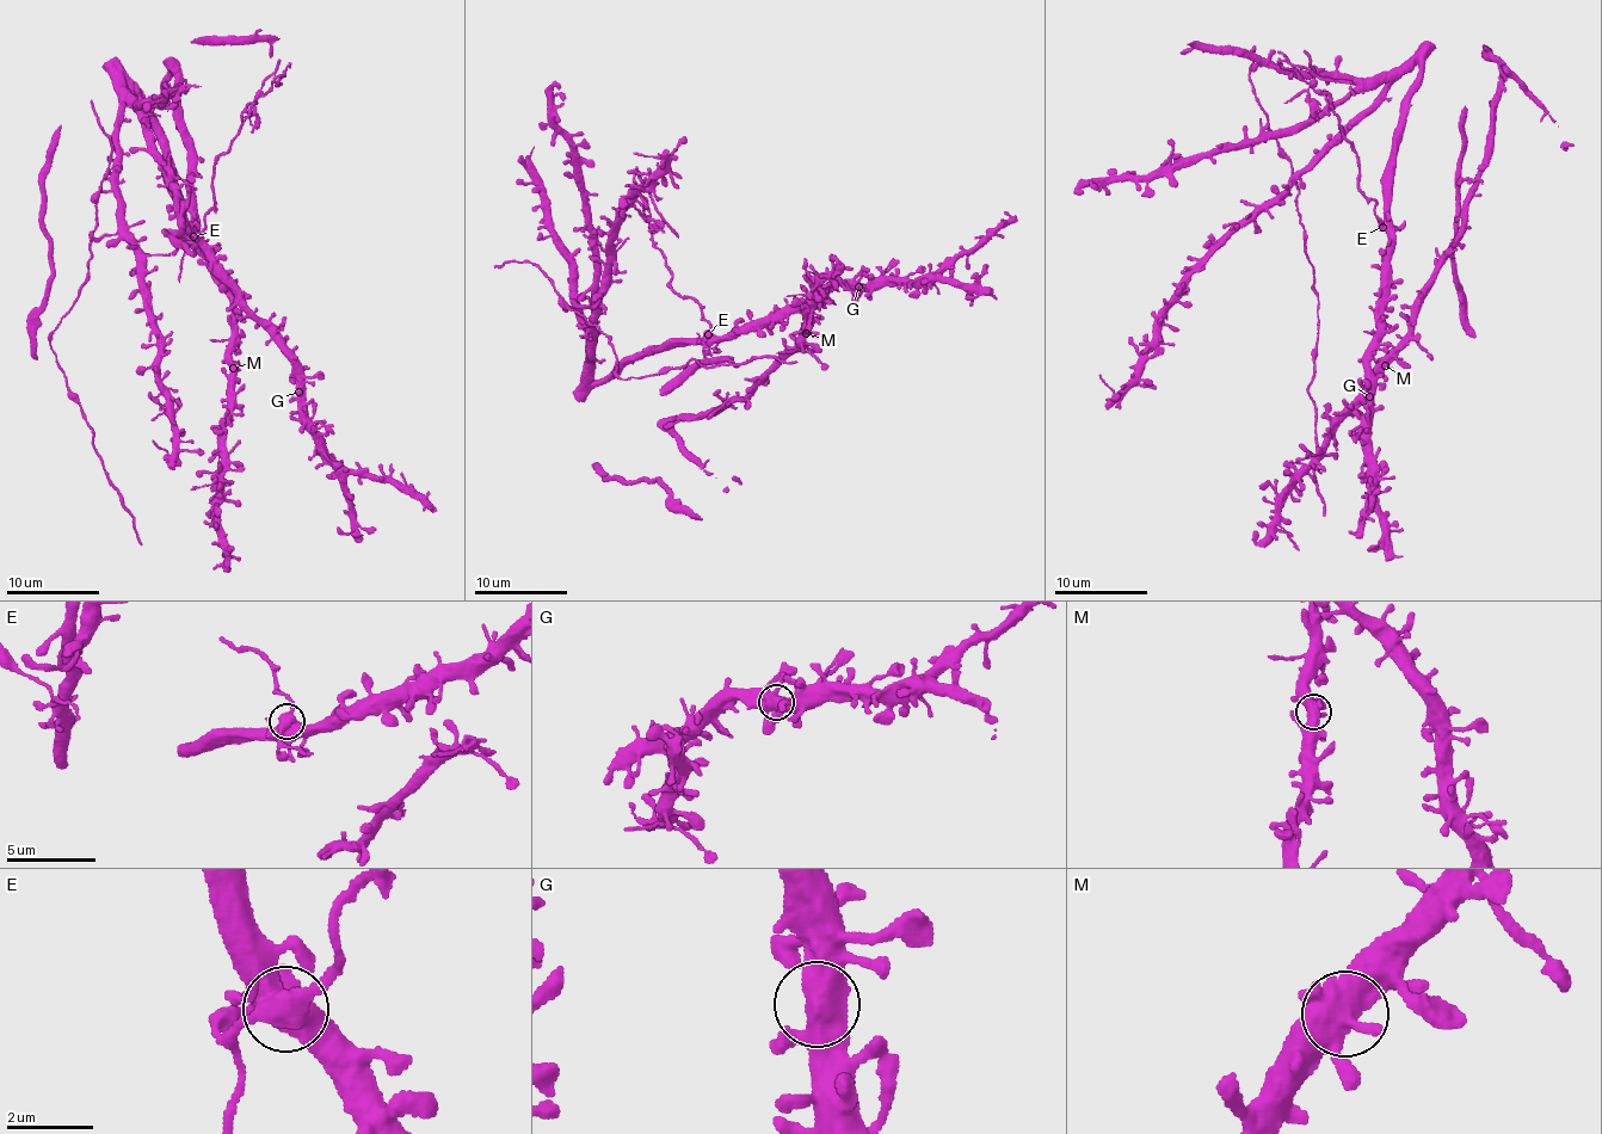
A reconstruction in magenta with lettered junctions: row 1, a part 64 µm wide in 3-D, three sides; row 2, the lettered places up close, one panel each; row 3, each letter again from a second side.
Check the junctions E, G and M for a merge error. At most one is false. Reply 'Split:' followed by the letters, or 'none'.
Split: E

